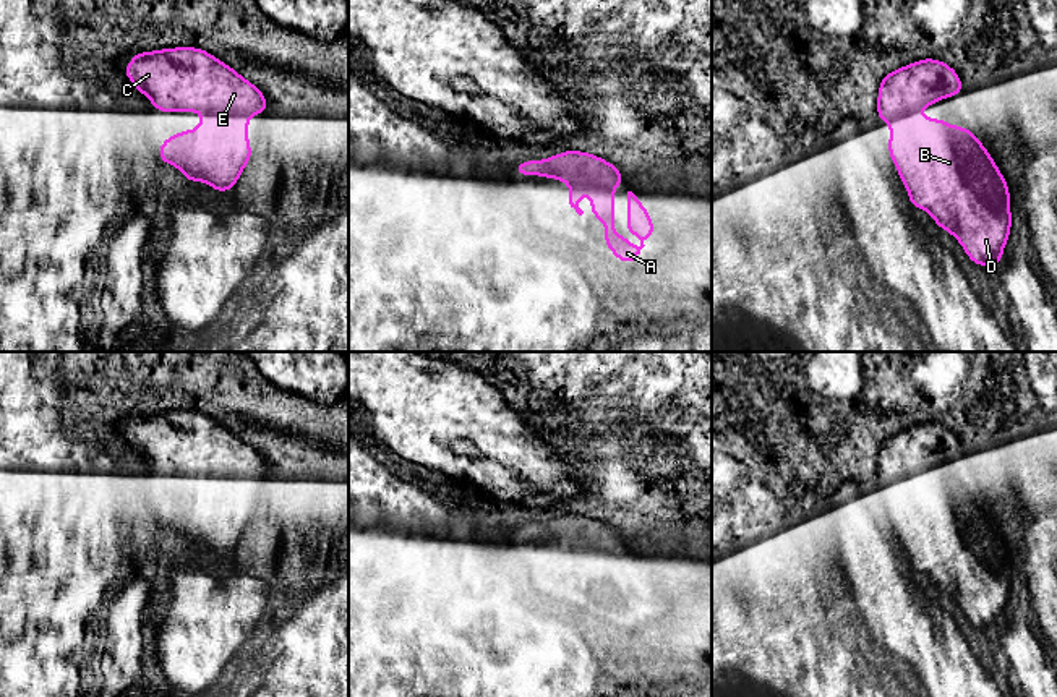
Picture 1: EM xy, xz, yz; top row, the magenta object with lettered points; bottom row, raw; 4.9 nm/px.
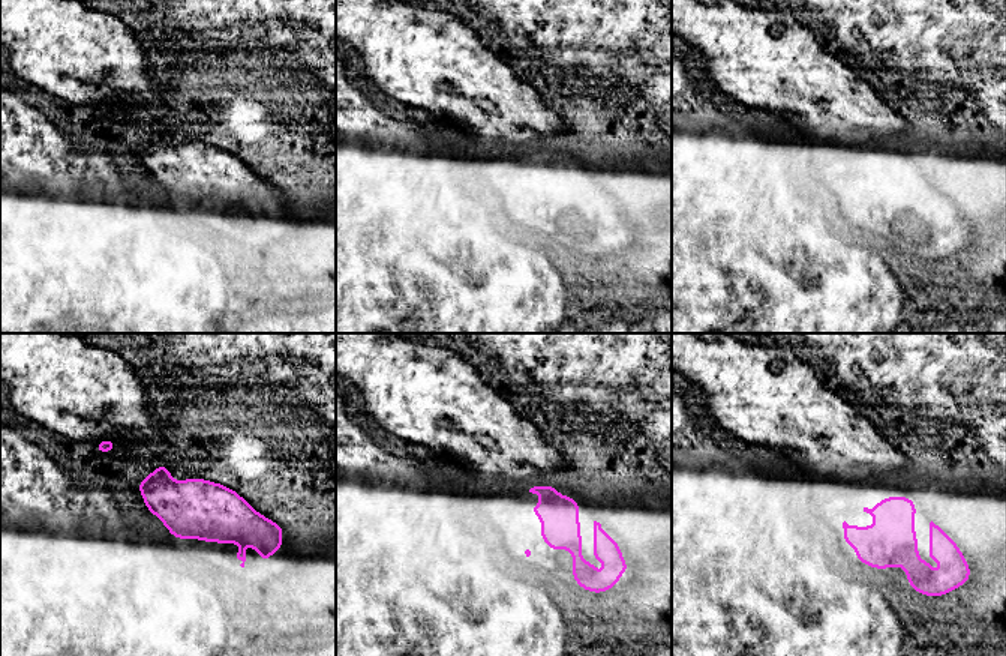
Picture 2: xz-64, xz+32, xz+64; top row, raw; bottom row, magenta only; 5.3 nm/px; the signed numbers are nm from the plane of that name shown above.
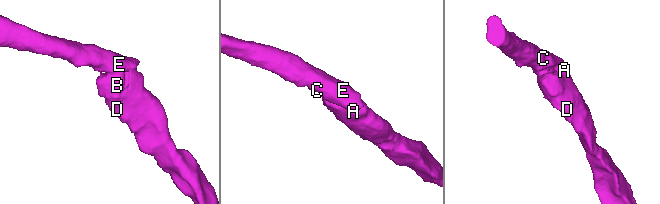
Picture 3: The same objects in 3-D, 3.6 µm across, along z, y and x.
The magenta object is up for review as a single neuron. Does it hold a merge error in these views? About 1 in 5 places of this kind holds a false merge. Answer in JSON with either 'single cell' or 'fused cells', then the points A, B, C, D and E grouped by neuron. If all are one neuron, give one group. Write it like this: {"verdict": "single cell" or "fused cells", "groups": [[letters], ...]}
{"verdict": "single cell", "groups": [["A", "B", "C", "D", "E"]]}

